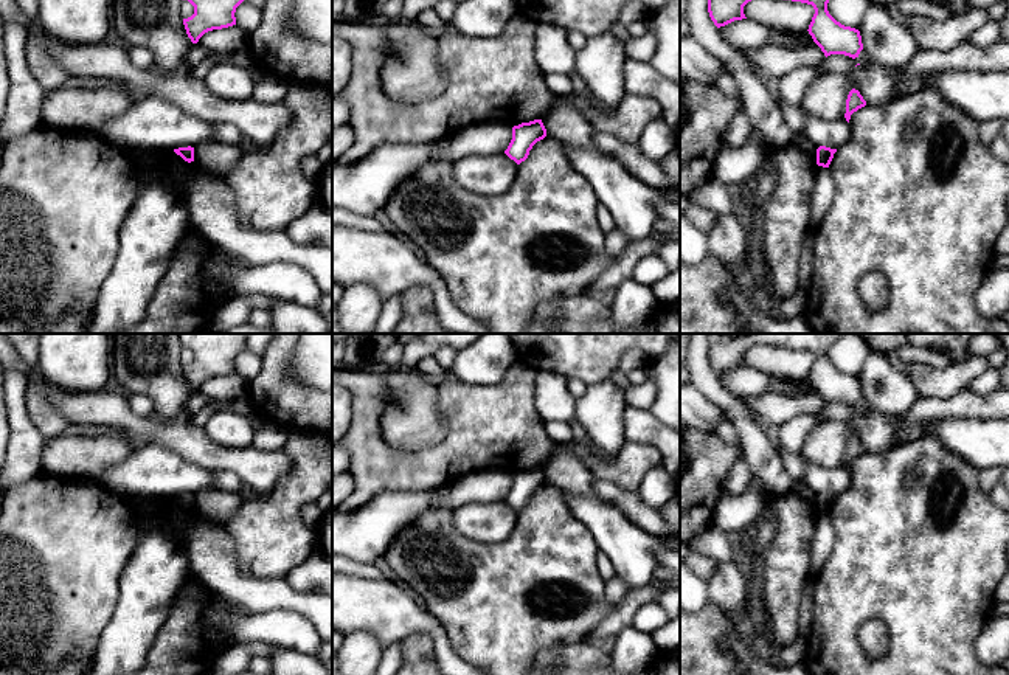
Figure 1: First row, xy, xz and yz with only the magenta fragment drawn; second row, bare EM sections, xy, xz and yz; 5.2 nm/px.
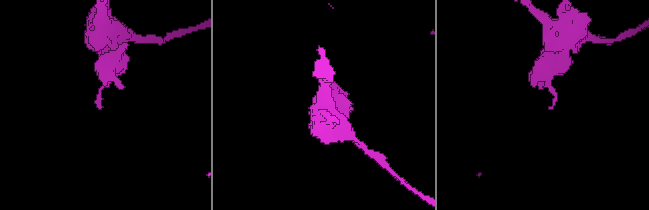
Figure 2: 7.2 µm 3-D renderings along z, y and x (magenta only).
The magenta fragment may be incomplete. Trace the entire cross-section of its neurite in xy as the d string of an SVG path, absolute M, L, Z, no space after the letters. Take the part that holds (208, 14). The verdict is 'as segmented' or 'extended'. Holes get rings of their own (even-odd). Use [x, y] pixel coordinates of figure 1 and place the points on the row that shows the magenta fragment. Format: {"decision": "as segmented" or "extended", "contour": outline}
{"decision": "as segmented", "contour": "M188 0L194 6L194 14L183 19L188 37L192 43L213 29L236 25L236 8L244 0Z"}

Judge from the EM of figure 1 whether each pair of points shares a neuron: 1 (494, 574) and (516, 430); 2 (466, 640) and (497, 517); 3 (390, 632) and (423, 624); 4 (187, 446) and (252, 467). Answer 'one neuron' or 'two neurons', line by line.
1: two neurons
2: two neurons
3: one neuron
4: one neuron

